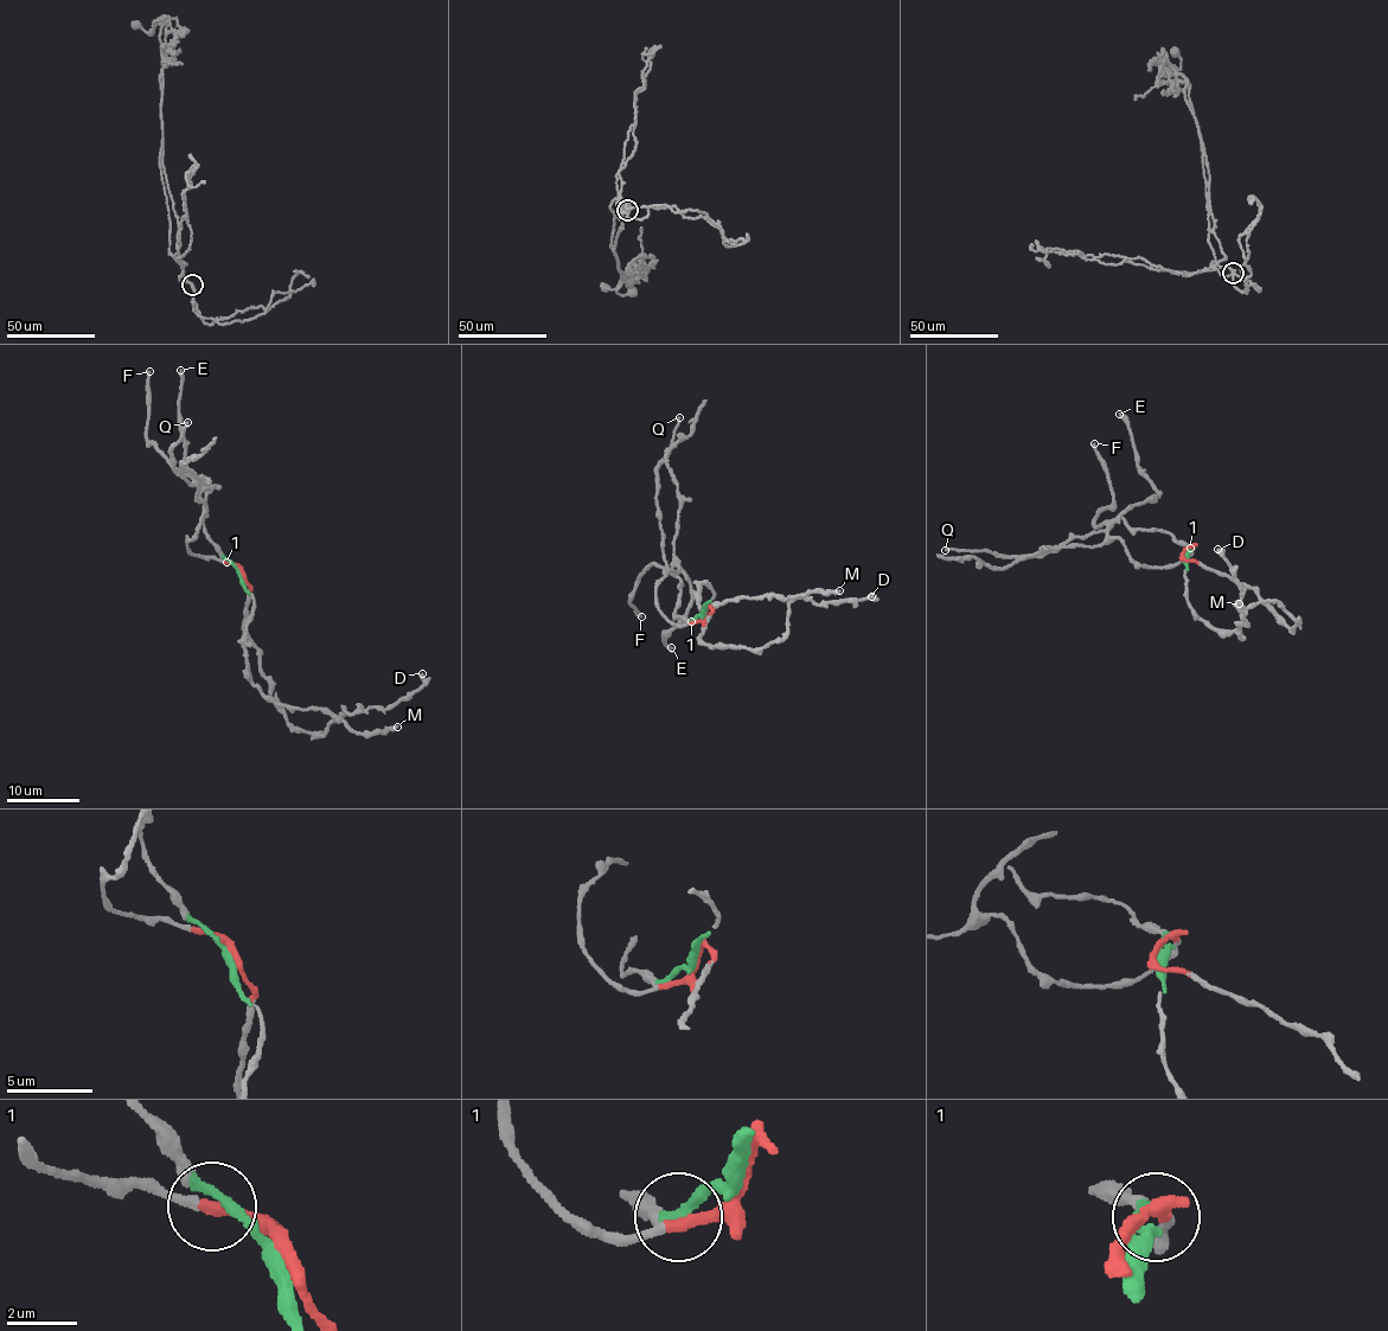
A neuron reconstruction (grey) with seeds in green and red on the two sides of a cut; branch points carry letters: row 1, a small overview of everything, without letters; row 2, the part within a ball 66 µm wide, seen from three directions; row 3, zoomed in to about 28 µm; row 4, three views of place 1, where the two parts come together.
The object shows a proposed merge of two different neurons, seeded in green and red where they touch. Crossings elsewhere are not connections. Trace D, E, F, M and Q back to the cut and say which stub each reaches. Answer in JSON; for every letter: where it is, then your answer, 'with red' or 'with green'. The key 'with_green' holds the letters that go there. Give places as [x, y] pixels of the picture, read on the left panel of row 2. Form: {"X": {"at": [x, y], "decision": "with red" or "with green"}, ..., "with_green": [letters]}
{"D": {"at": [422, 673], "decision": "with red"}, "E": {"at": [180, 370], "decision": "with red"}, "F": {"at": [149, 371], "decision": "with green"}, "M": {"at": [397, 727], "decision": "with green"}, "Q": {"at": [187, 422], "decision": "with green"}, "with_green": ["F", "M", "Q"]}

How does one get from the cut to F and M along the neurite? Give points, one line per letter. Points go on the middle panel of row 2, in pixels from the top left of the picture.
F: (704, 610), (692, 621), (673, 615), (682, 581), (651, 565), (629, 599), (635, 613), (641, 616)
M: (704, 610), (703, 603), (714, 596), (703, 582), (702, 608), (839, 590)

